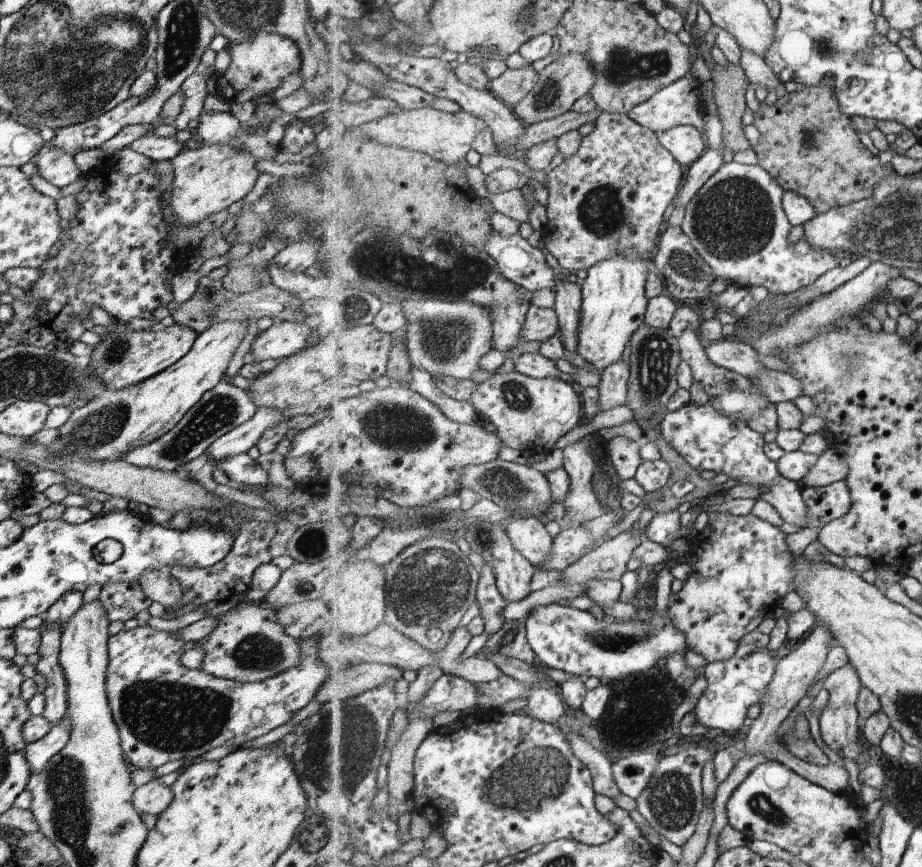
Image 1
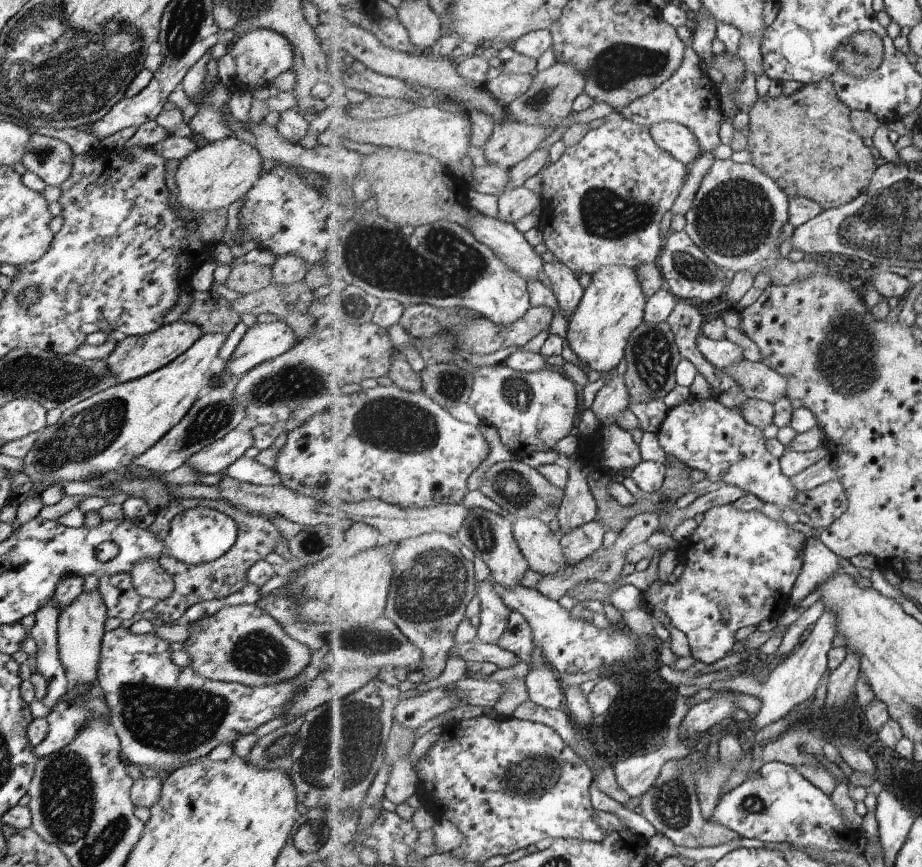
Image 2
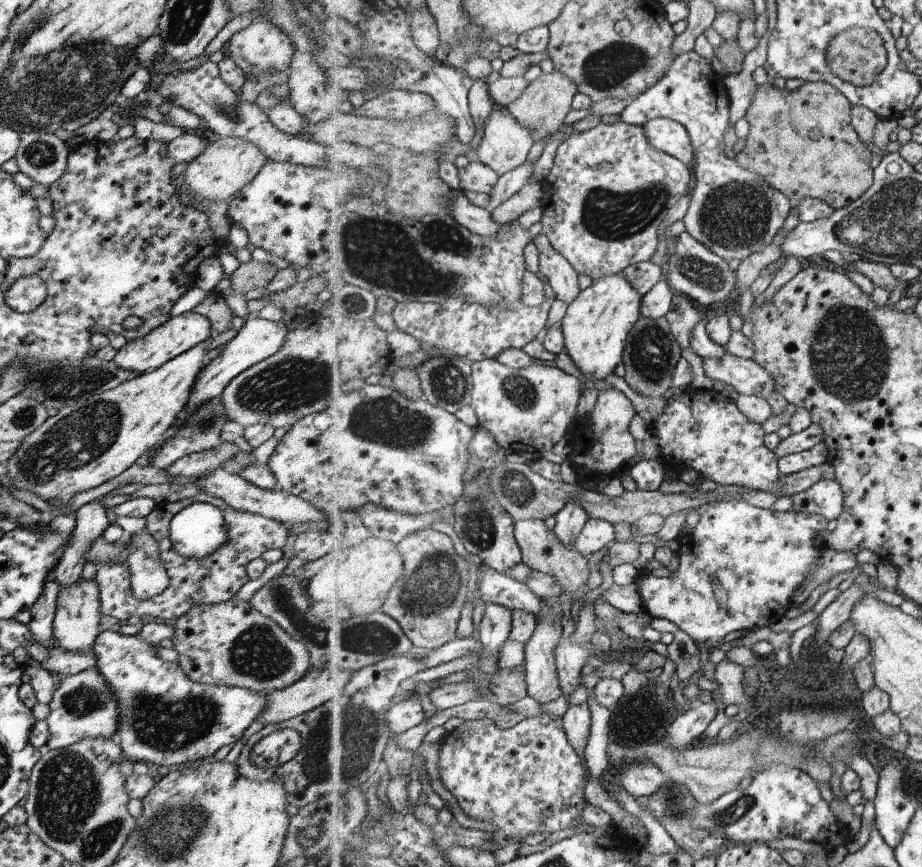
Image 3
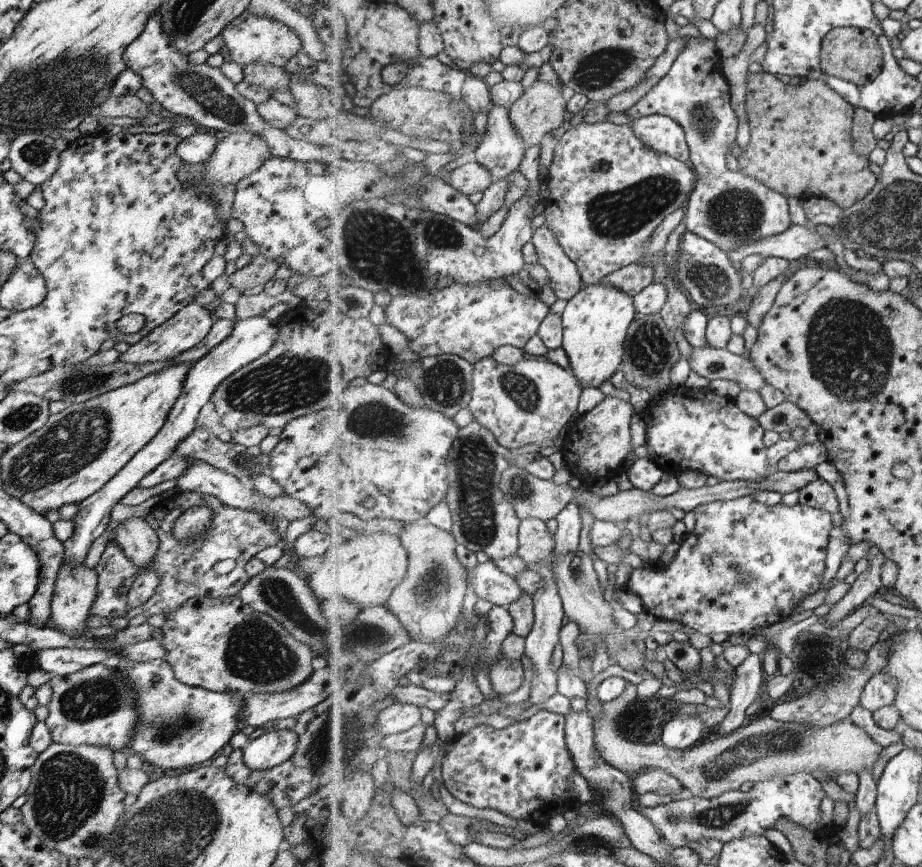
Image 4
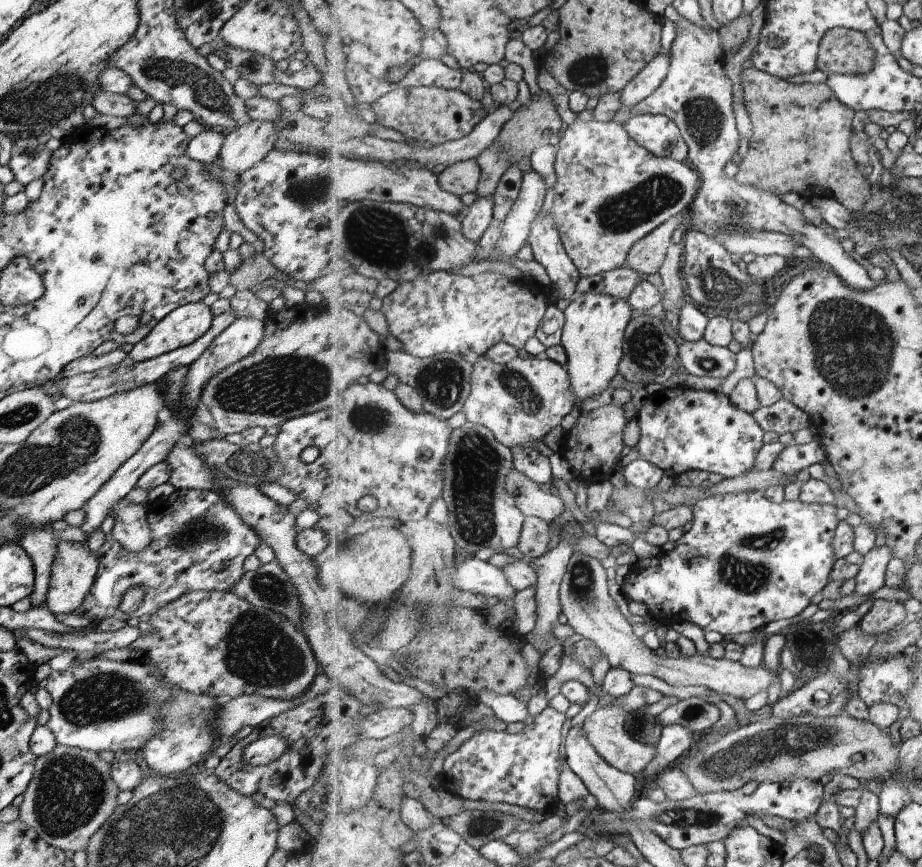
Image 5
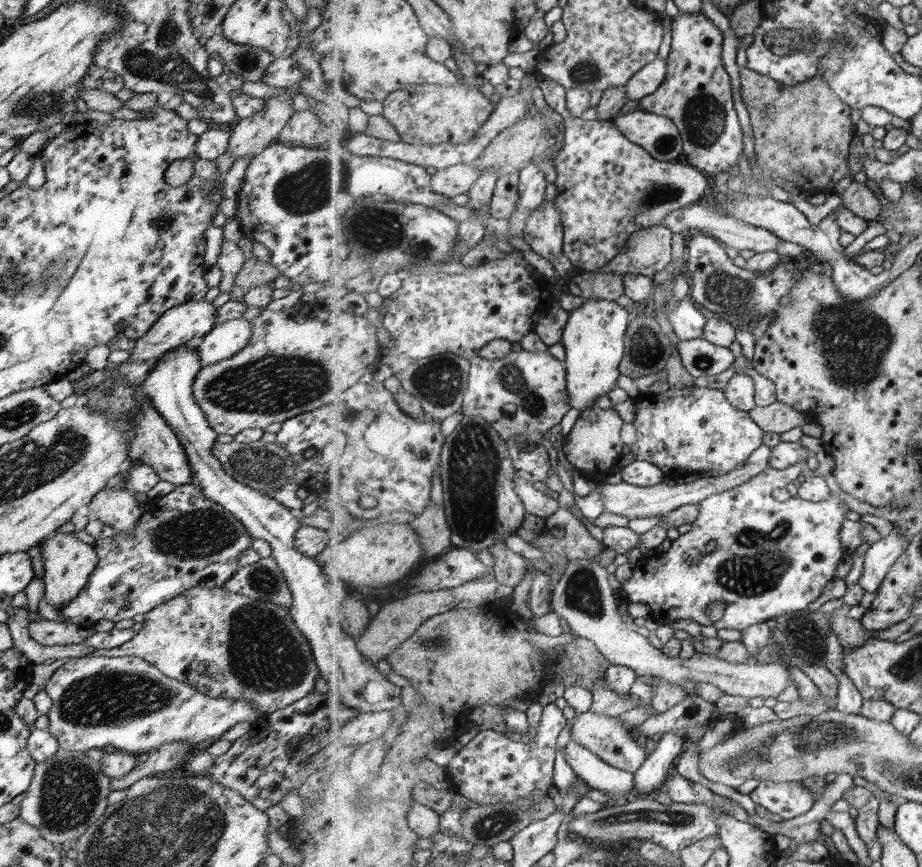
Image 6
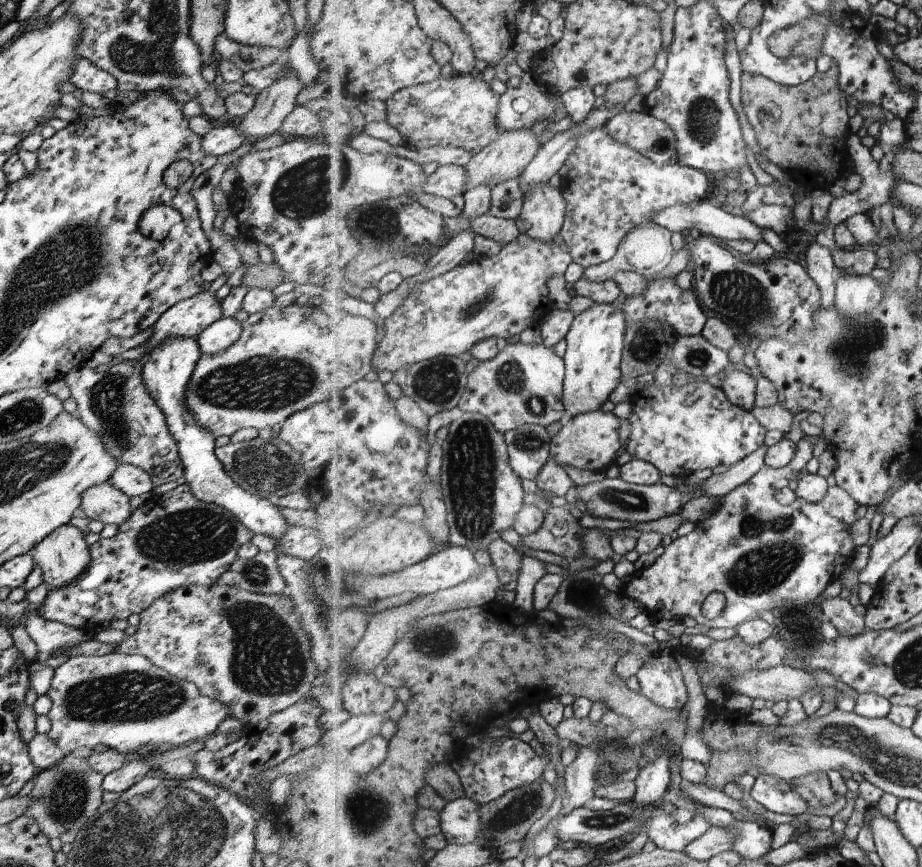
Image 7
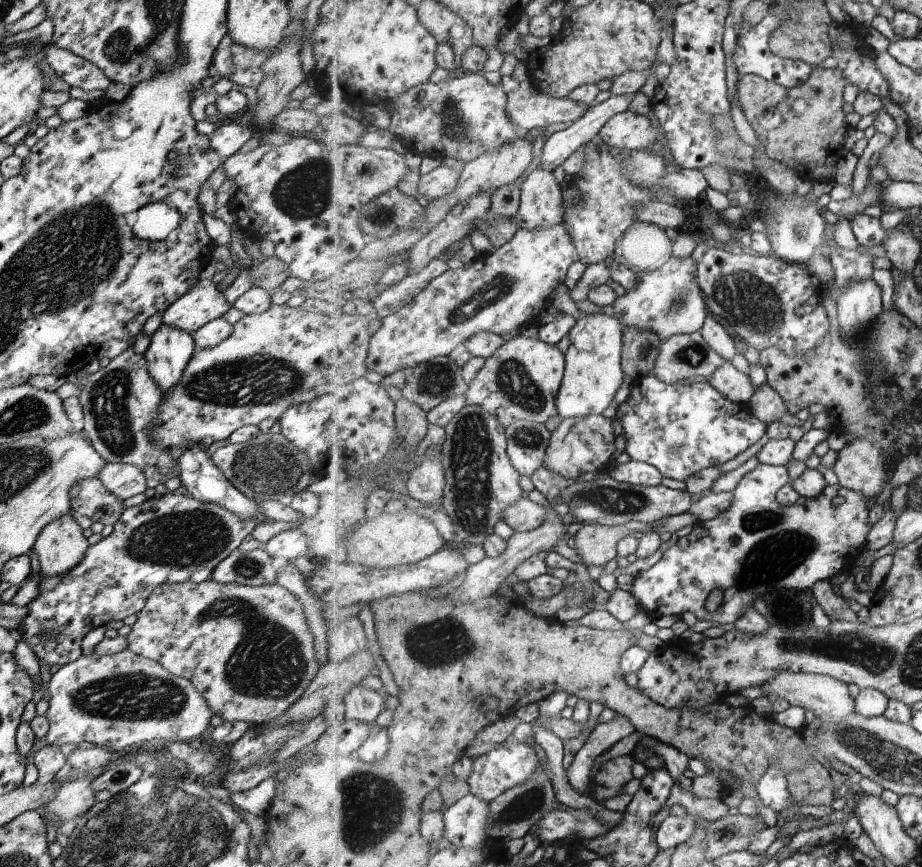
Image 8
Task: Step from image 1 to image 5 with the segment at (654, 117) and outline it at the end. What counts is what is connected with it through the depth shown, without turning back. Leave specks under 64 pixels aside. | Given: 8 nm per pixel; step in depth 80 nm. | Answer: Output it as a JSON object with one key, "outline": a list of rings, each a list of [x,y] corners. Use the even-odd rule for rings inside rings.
{"outline":[[[687,20],[677,23],[675,28],[678,34],[670,45],[672,57],[667,78],[651,96],[636,104],[631,112],[635,116],[637,114],[653,113],[671,117],[682,130],[683,138],[687,141],[690,150],[689,161],[702,176],[701,188],[691,208],[688,210],[691,218],[688,229],[704,232],[716,238],[721,244],[724,242],[722,240],[724,232],[775,231],[791,235],[799,245],[804,245],[811,250],[814,259],[822,261],[833,268],[849,288],[856,291],[868,291],[879,286],[869,276],[865,266],[859,264],[857,260],[853,260],[849,253],[843,250],[841,242],[837,240],[837,235],[832,235],[831,231],[821,230],[821,228],[812,225],[809,221],[805,222],[803,212],[783,202],[779,198],[779,194],[764,191],[753,185],[744,185],[735,176],[729,178],[725,174],[725,166],[729,164],[729,160],[739,150],[739,138],[741,136],[739,135],[739,130],[735,129],[737,128],[737,120],[735,120],[735,112],[733,112],[733,82],[731,82],[731,78],[727,76],[727,72],[723,68],[724,51],[723,46],[721,46],[721,42],[723,42],[722,36],[719,35],[716,29],[704,27],[699,23],[688,22]]]}

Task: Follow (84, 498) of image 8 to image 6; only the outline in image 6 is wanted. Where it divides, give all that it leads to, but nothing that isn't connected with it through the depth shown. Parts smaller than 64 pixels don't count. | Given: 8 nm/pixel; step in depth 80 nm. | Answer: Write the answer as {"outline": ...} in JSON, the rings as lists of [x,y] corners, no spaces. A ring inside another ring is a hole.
{"outline":[[[109,487],[96,492],[87,505],[90,517],[109,524],[115,529],[115,534],[124,532],[126,535],[132,531],[143,508],[131,492]]]}

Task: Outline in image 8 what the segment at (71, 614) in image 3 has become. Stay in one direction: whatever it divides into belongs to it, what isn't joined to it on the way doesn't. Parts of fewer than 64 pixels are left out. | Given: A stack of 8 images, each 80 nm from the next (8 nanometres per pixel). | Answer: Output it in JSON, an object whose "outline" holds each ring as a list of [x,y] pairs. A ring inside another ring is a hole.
{"outline":[[[63,514],[61,518],[51,520],[51,524],[45,524],[41,528],[32,546],[39,562],[38,580],[65,574],[79,560],[83,560],[87,548],[87,540],[83,537],[74,517]]]}

